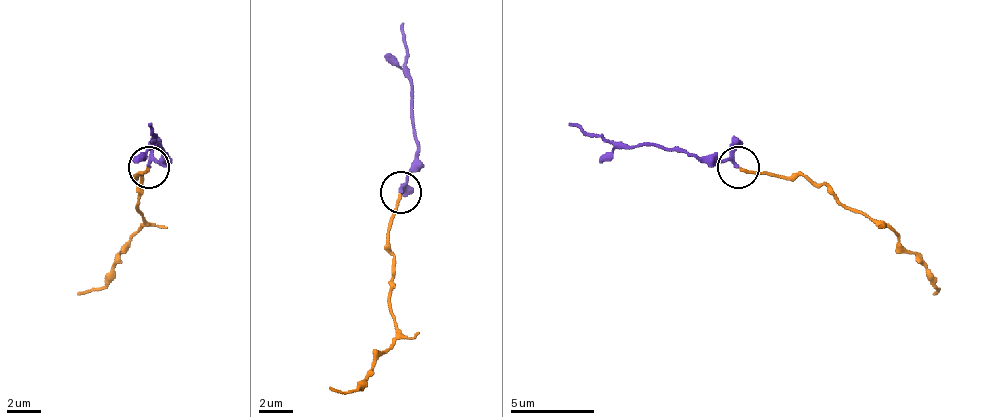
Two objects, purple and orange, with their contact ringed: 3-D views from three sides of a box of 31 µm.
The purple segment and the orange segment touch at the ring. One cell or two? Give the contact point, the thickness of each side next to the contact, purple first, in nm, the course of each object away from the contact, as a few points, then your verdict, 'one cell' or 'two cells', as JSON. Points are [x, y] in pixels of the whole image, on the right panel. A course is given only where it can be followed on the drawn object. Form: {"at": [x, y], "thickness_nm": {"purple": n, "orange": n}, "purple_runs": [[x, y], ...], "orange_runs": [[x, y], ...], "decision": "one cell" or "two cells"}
{"at": [738, 167], "thickness_nm": {"purple": 170, "orange": 160}, "purple_runs": [[739, 166], [601, 141], [567, 124]], "orange_runs": [[739, 166], [781, 178], [806, 174], [848, 207], [885, 224], [939, 291], [931, 295]], "decision": "one cell"}

